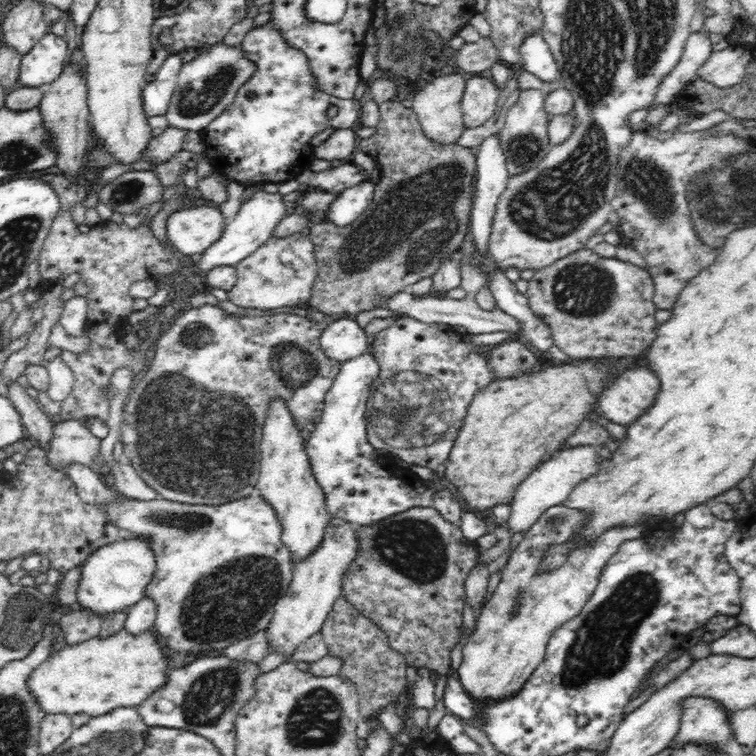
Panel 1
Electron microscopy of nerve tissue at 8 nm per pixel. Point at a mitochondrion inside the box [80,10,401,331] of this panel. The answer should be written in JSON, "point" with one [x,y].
{"point":[202,95]}

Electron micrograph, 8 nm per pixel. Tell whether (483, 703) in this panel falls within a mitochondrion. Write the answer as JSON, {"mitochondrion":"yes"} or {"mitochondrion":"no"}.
{"mitochondrion":"no"}

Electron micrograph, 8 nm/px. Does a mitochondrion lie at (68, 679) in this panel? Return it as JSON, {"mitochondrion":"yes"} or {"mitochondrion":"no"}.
{"mitochondrion":"no"}

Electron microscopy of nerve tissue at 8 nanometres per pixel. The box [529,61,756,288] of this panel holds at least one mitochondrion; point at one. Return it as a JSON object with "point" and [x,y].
{"point":[649,182]}

